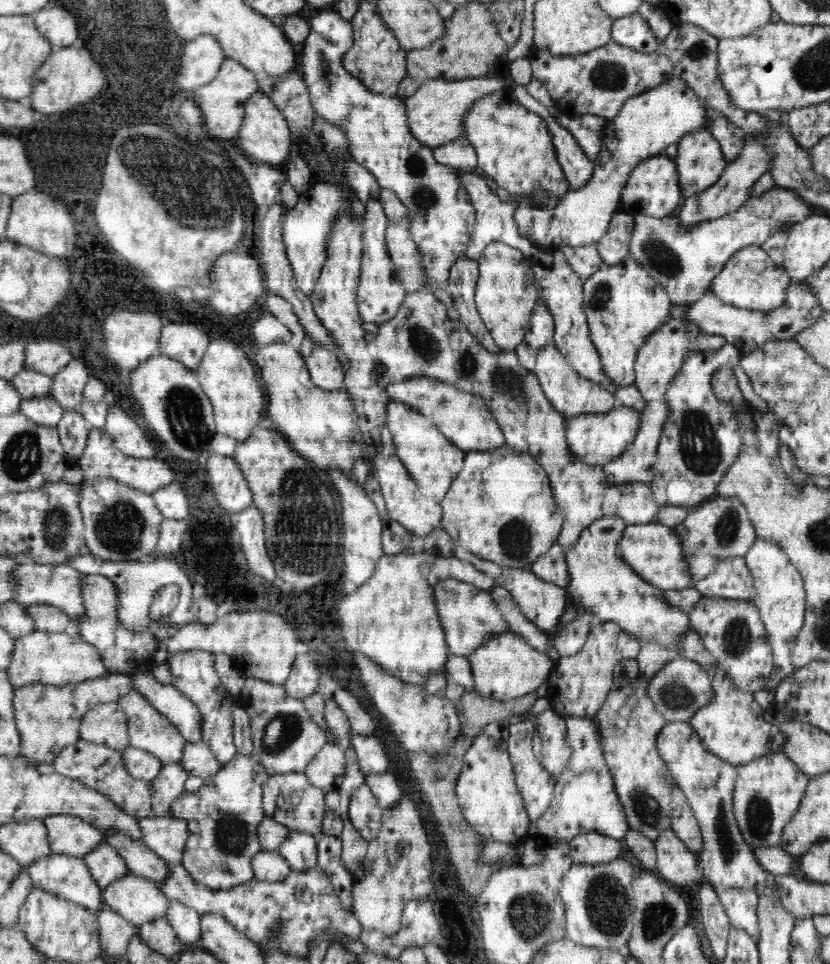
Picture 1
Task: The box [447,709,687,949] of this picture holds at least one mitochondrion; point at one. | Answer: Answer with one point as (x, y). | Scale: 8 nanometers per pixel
(606, 903)

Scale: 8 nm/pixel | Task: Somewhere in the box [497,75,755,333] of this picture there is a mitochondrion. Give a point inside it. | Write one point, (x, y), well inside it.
(661, 256)

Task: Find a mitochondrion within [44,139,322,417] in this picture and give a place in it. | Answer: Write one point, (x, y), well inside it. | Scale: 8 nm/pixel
(209, 206)

